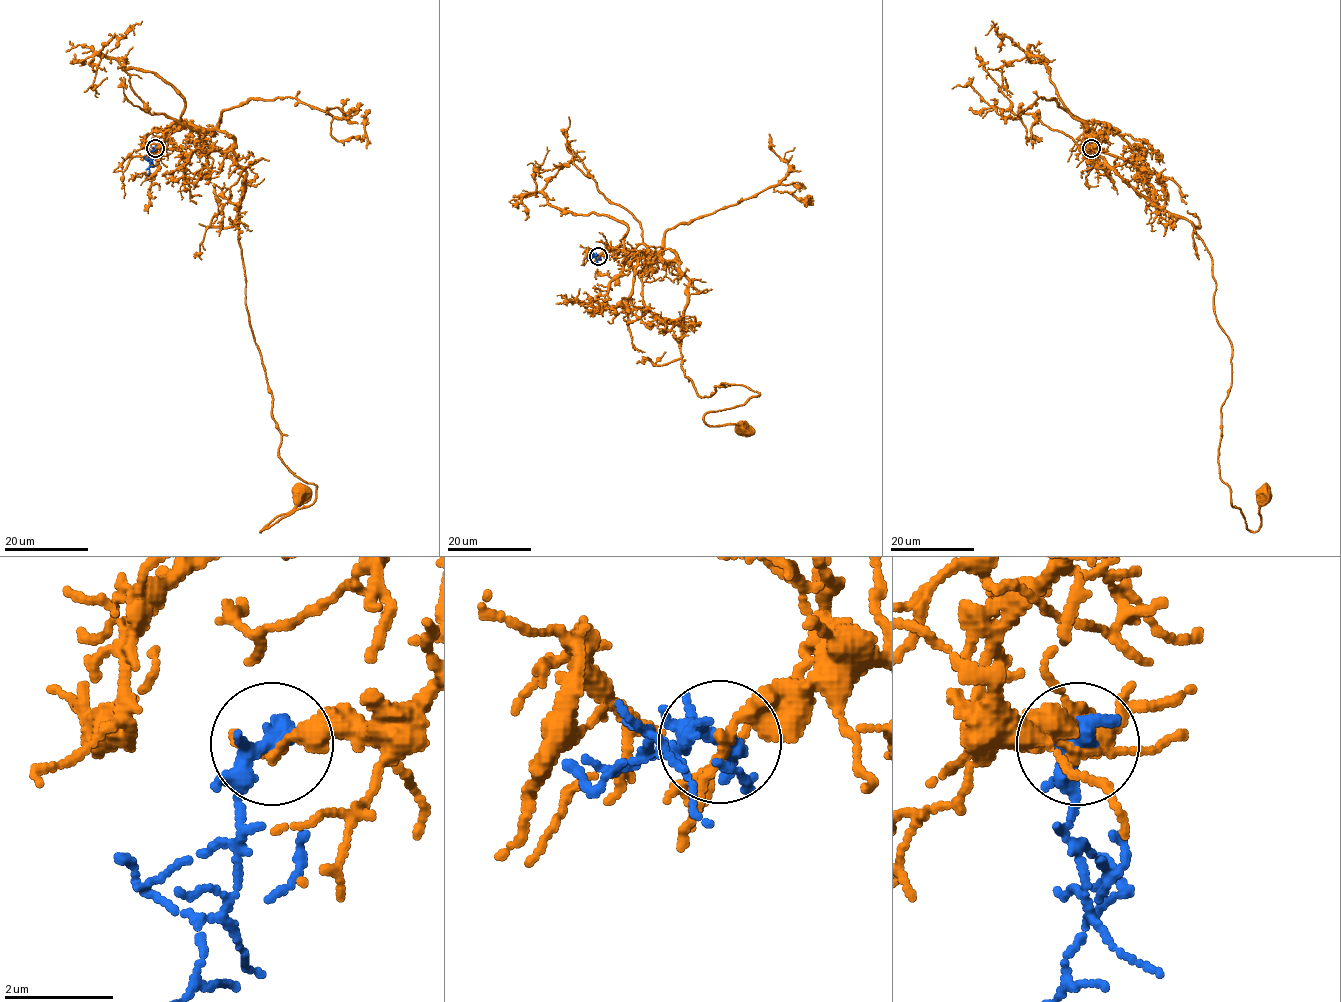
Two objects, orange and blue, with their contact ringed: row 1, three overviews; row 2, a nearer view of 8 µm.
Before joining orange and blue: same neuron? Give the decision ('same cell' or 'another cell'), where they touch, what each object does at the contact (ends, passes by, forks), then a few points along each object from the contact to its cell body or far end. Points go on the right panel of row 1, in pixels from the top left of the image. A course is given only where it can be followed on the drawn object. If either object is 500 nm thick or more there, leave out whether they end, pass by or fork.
another cell; place (1091, 148); orange passes by; blue passes by; course orange (1091, 148), (1086, 125), (1095, 151), (1184, 217), (1209, 254), (1232, 345), (1219, 475), (1251, 531), (1263, 493); course blue (1091, 148), (1088, 174)

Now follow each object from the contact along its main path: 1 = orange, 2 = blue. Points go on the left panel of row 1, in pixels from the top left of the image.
1: (155, 148), (185, 125), (234, 140), (279, 458), (316, 486), (261, 531), (302, 493)
2: (155, 148), (147, 174)

